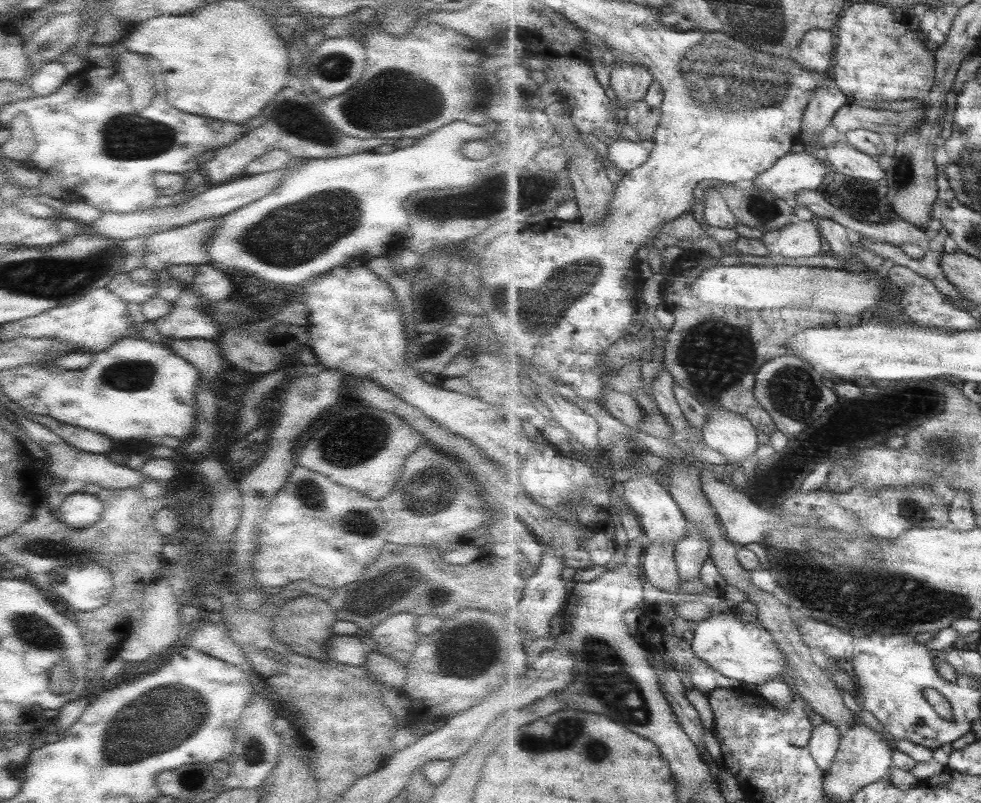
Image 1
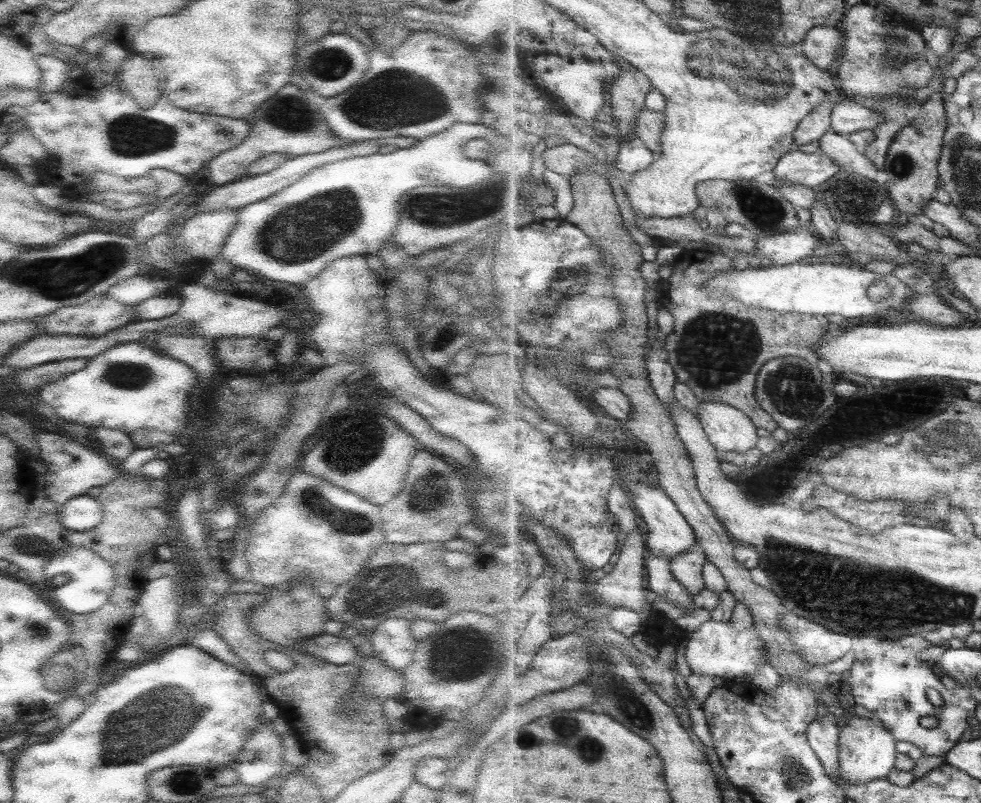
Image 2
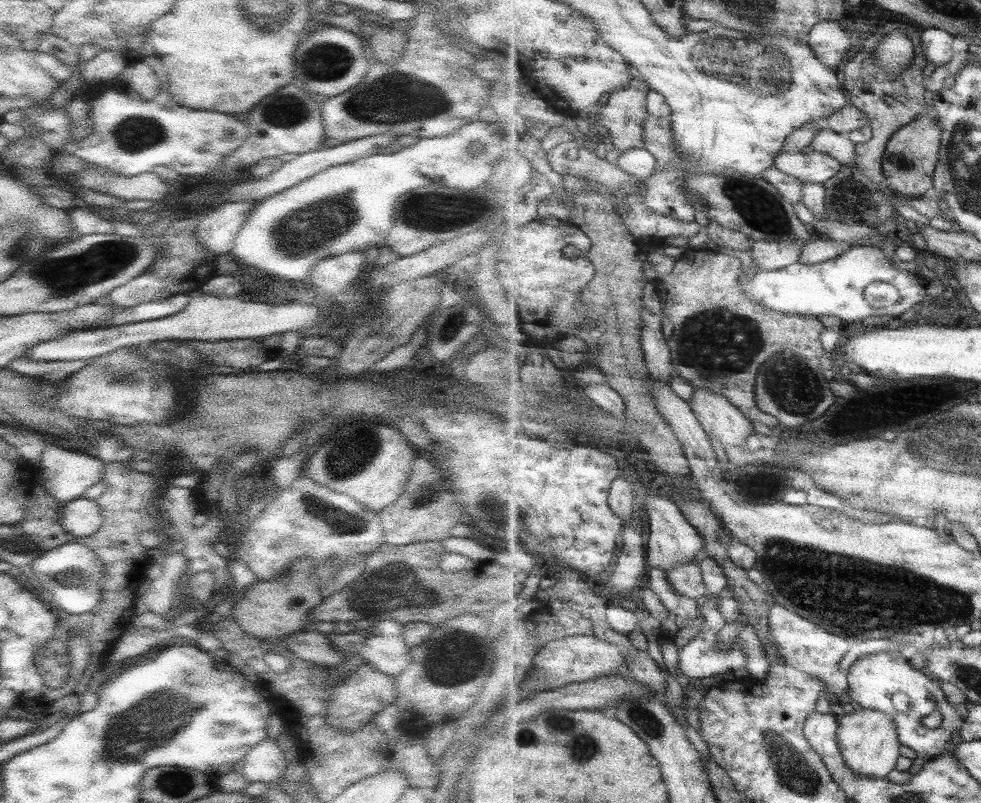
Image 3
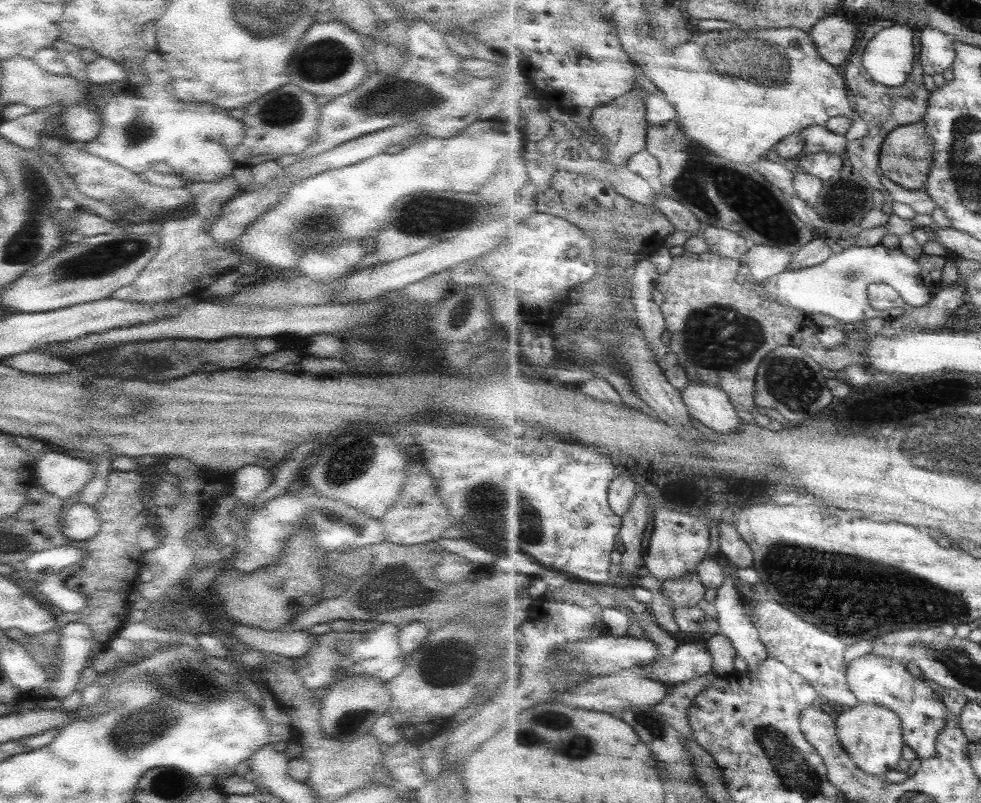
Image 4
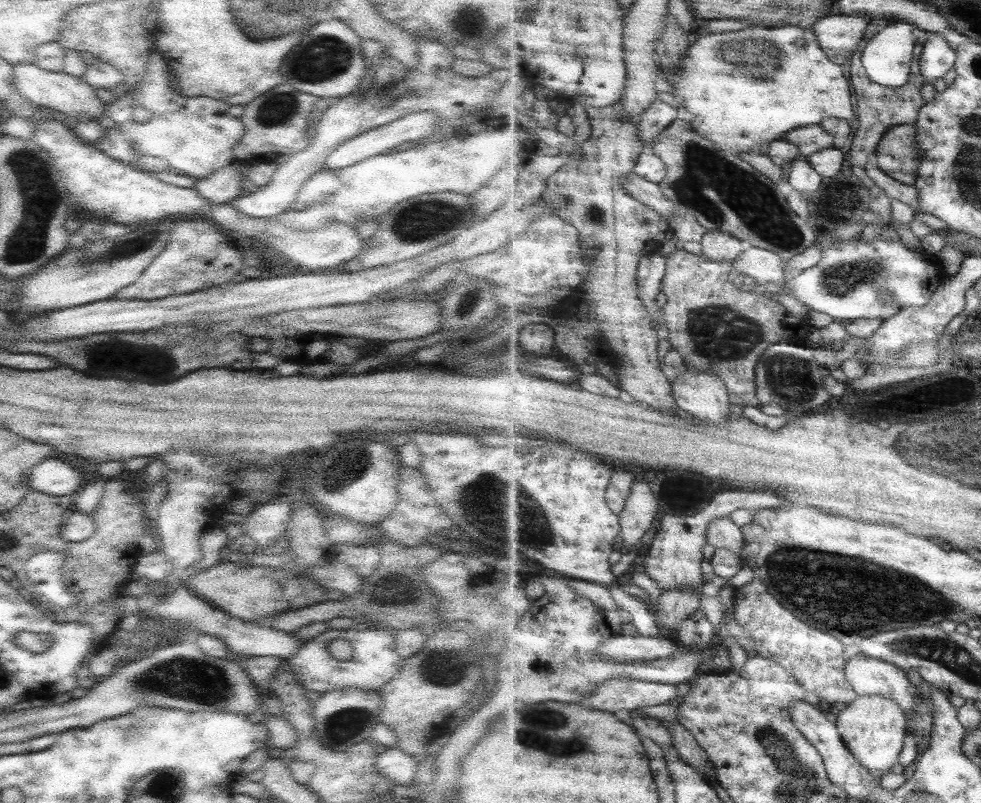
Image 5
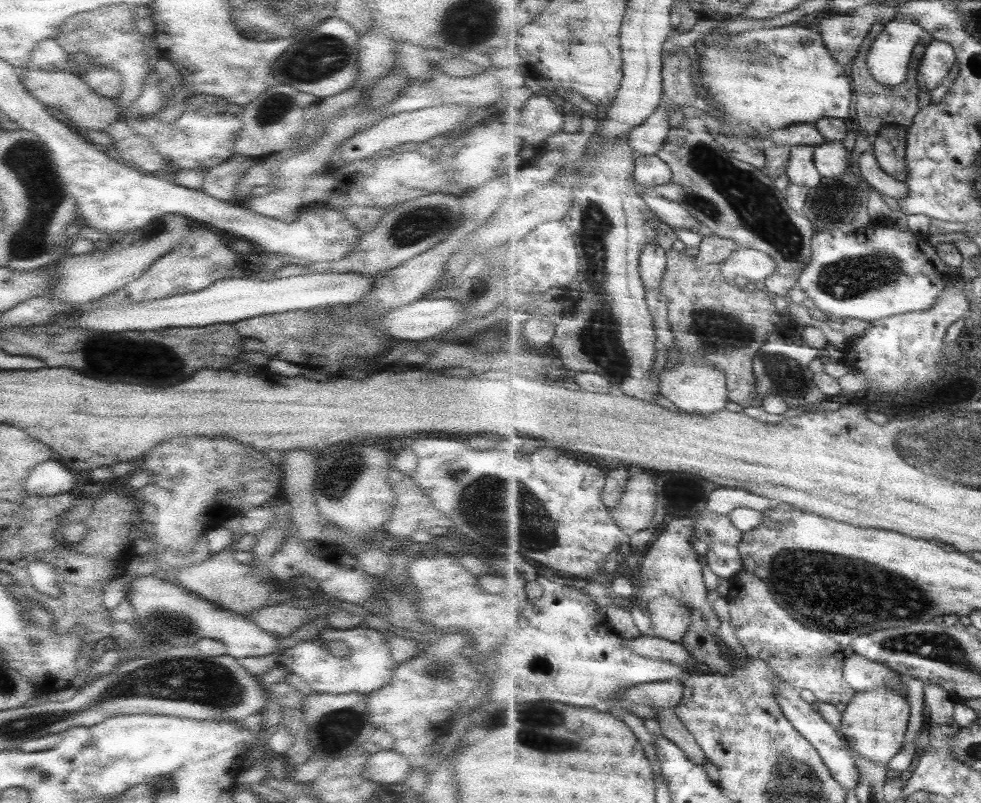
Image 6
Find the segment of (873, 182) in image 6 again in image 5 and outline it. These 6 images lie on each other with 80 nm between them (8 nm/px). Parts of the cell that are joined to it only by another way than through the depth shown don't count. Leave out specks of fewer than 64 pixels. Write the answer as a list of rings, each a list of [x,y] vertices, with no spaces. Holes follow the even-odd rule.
[[[876,155],[871,156],[866,166],[869,178],[878,184],[892,200],[897,200],[913,209],[919,208],[918,190],[915,185],[908,185],[889,176],[877,162]]]

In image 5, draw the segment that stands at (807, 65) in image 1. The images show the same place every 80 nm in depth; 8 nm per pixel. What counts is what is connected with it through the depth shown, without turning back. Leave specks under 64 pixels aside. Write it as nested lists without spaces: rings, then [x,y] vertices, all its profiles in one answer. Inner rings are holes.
[[[865,13],[827,15],[814,24],[813,32],[830,58],[837,64],[843,64],[864,39],[869,20],[870,17]]]

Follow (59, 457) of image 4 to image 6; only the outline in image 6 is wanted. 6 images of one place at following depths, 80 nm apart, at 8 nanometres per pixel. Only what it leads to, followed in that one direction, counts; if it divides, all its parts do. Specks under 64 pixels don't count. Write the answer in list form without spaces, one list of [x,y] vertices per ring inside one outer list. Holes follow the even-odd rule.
[[[49,460],[38,464],[25,481],[27,496],[43,497],[69,493],[74,487],[73,474],[76,471],[61,464],[61,461]]]

